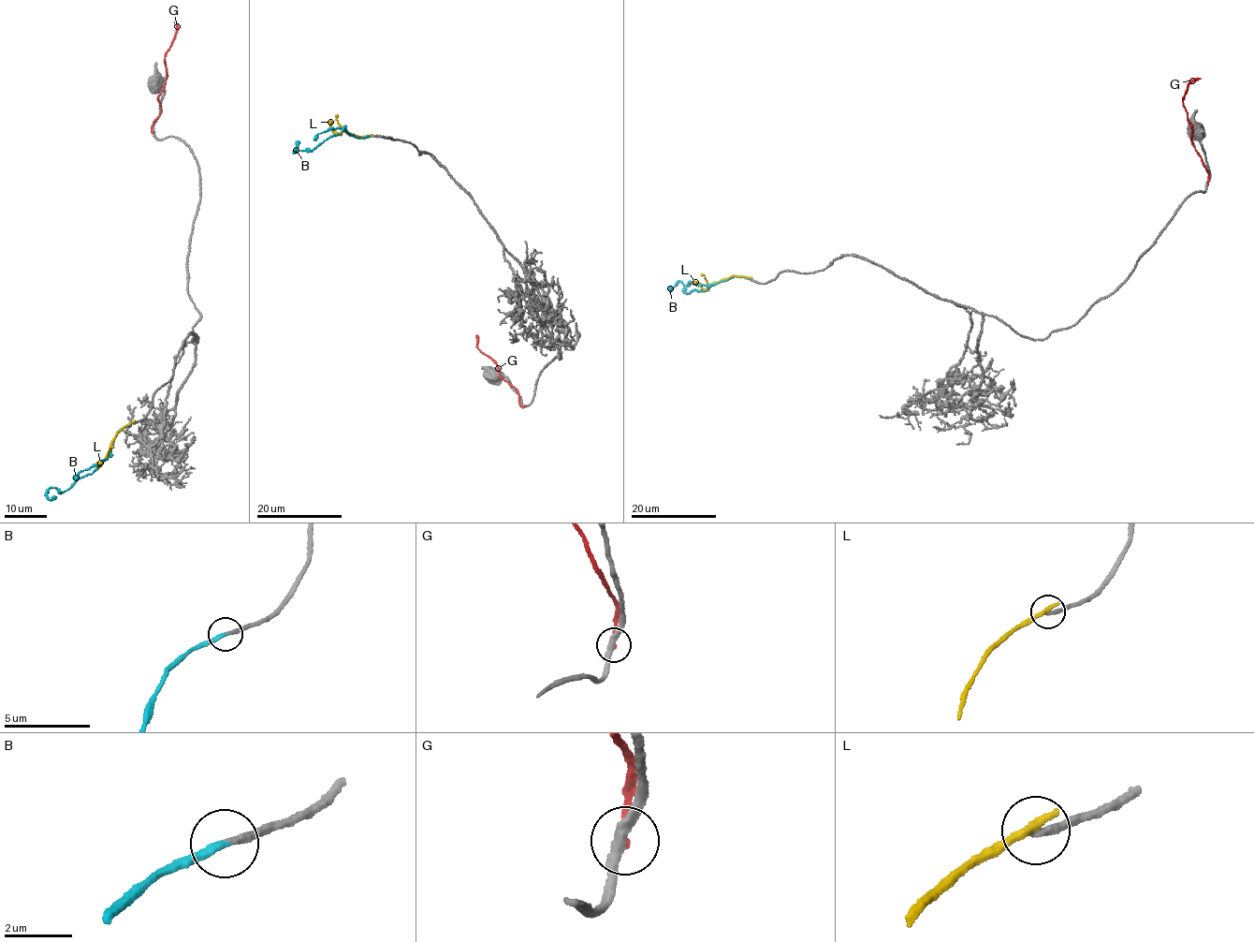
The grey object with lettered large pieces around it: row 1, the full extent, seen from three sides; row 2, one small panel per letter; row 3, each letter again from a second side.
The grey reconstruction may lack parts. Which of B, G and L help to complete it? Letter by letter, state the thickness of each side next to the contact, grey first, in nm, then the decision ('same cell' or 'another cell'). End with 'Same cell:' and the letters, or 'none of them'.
B: 200 nm thick on the grey side, 240 nm on the other; same cell
G: 280 nm thick on the grey side, 200 nm on the other; another cell
L: 220 nm thick on the grey side, 280 nm on the other; another cell
Same cell: B

